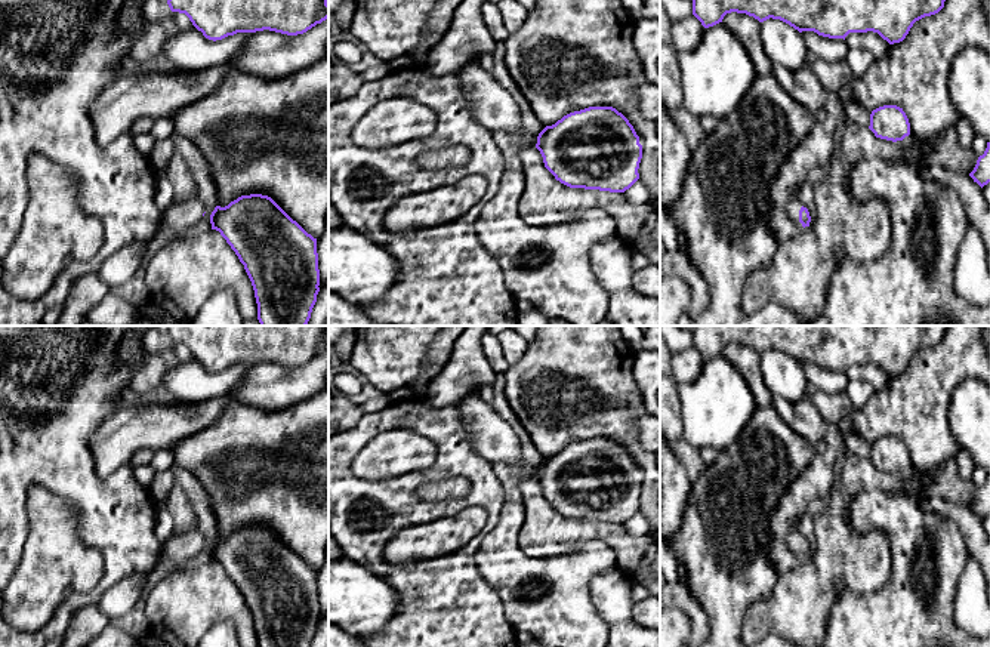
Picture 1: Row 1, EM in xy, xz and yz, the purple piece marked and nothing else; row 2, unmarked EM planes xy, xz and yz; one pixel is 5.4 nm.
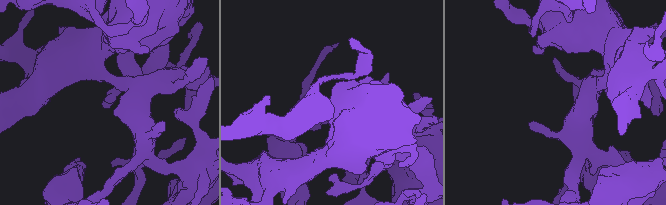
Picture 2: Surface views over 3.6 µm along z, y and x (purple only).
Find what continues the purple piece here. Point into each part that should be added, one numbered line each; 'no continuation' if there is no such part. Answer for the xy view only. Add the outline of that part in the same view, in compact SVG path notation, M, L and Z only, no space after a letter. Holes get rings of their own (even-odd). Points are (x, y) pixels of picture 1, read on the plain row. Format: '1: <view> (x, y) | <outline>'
1: xy (179, 550) | M198 530L175 534L161 542L157 564L172 563L175 569L185 567L203 549L203 545L204 537Z

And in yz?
1: yz (793, 538) | M792 530L789 534L787 534L787 548L792 551L792 552L796 552L799 555L801 560L802 555L799 554L799 542L801 542L802 536L799 534L798 530Z

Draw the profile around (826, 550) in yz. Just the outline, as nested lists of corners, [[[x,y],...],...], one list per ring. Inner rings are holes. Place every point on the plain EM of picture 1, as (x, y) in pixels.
[[[839,486],[832,490],[830,506],[812,514],[817,539],[814,555],[802,560],[789,573],[778,577],[772,594],[767,600],[749,606],[741,625],[744,646],[755,644],[772,634],[799,647],[823,647],[836,583],[842,582],[854,591],[873,591],[886,583],[891,574],[888,537],[882,532],[860,534],[852,529],[851,520],[843,515],[843,499]]]

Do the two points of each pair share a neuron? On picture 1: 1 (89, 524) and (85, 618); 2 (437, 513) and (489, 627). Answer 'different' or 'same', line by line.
1: different
2: same

